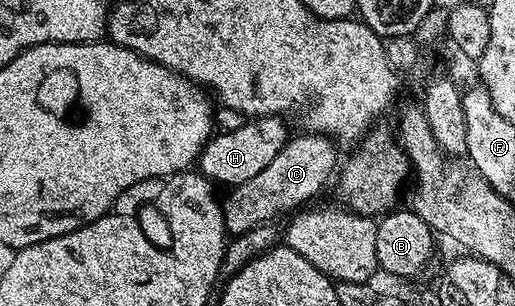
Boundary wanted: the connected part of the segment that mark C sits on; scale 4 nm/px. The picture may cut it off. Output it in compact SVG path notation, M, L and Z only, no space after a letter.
M305 131L304 136L296 136L285 139L282 150L278 150L269 164L259 173L250 178L250 182L239 185L228 197L223 197L222 207L224 209L224 230L229 237L235 238L254 230L259 224L267 224L275 221L275 216L280 216L283 212L291 213L299 209L306 200L312 199L324 186L328 179L333 179L338 168L336 160L336 148L332 137L321 136L319 132Z

